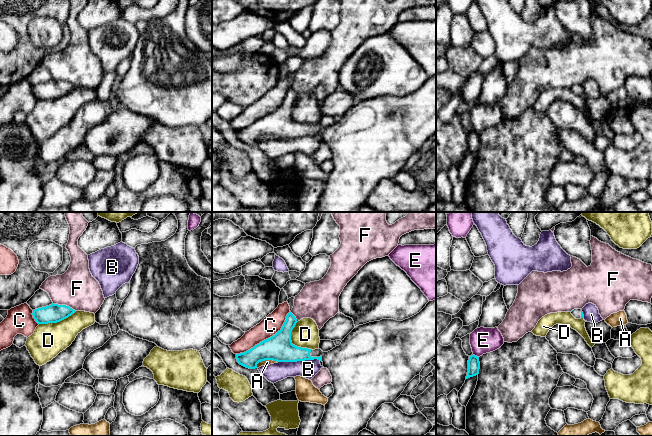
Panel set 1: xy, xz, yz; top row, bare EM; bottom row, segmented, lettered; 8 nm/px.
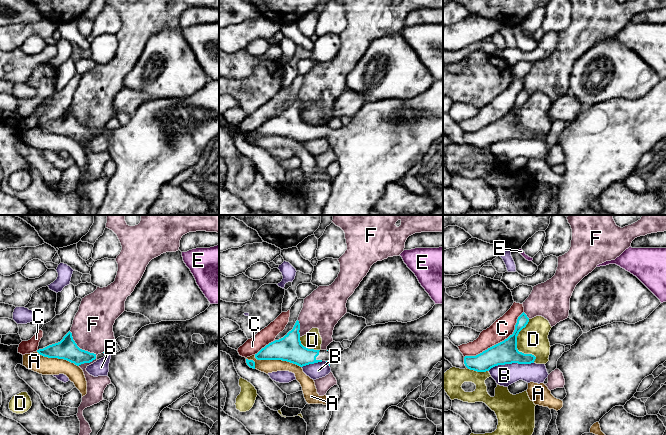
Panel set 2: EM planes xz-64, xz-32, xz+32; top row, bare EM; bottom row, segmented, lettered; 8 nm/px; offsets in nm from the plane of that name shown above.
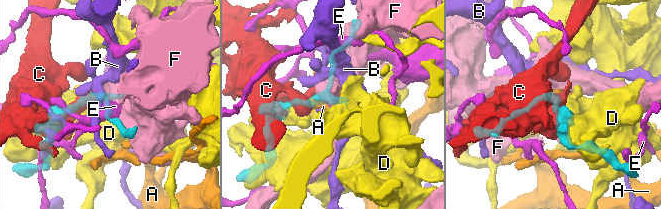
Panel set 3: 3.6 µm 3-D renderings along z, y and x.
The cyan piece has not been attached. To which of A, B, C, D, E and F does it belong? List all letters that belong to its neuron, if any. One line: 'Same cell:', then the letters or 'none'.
Same cell: none

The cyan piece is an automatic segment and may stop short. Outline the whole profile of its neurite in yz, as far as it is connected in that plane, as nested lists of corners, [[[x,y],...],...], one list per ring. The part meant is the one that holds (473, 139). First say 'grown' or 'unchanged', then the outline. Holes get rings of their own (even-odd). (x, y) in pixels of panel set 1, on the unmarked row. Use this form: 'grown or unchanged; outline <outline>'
unchanged; outline [[[475,131],[469,132],[468,148],[467,148],[466,155],[478,151],[479,145],[480,145],[479,133]]]

